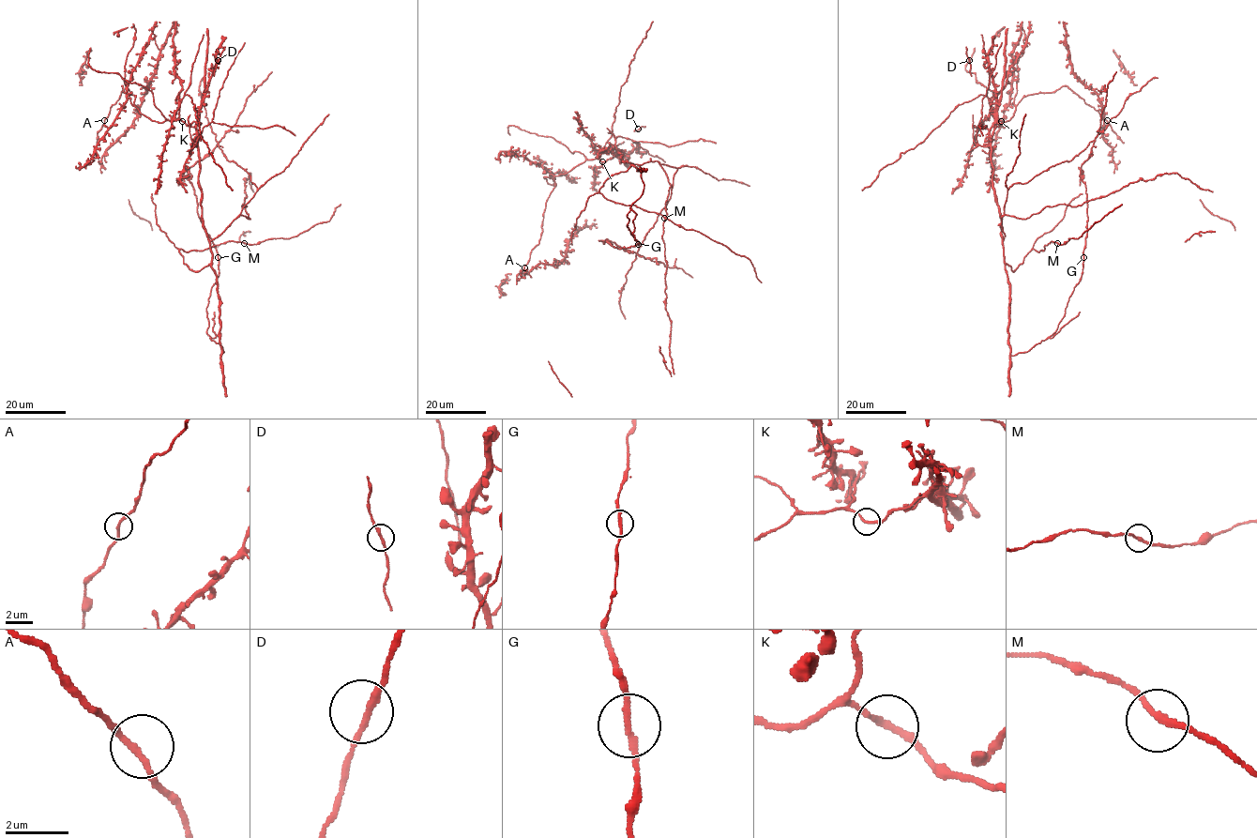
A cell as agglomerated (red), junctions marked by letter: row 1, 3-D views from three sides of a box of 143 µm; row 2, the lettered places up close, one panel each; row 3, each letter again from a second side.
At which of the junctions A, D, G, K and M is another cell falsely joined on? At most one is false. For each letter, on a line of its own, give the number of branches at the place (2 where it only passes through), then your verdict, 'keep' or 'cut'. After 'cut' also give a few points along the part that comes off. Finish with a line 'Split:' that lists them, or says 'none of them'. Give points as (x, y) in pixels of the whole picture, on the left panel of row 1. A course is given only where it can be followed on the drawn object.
A: 2 branches meet; keep
D: 2 branches meet; keep
G: 2 branches meet; cut; foreign part runs (218, 257), (197, 211), (197, 196), (189, 180), (189, 168), (210, 153), (235, 122), (247, 98), (272, 71)
K: 2 branches meet; keep
M: 2 branches meet; keep
Split: G

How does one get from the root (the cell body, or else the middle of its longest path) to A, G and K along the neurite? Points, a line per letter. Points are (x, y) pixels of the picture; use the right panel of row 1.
A: (1001, 225), (991, 156), (991, 137), (999, 118), (1008, 121), (1028, 95), (1067, 85), (1107, 120)
G: (1001, 225), (1004, 269), (1009, 285), (1007, 333), (1011, 356), (1029, 351), (1056, 330), (1082, 276), (1083, 257)
K: (1001, 225), (992, 182), (991, 156), (991, 137), (1001, 121)

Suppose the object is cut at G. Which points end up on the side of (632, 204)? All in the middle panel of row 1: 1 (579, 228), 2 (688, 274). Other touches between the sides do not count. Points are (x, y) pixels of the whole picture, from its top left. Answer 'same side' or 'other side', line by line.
1: same side
2: other side

